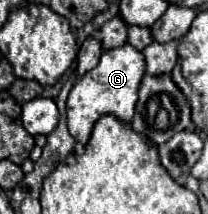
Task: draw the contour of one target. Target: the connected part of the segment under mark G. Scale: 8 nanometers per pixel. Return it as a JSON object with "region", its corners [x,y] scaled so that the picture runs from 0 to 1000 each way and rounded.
{"region":[[[606,196],[567,224],[510,234],[481,271],[481,299],[452,327],[413,336],[337,421],[337,449],[317,477],[337,626],[356,626],[356,645],[375,664],[413,673],[433,626],[442,626],[462,561],[490,533],[548,533],[587,570],[625,570],[625,551],[644,542],[644,495],[663,467],[663,411],[673,411],[692,346],[702,346],[692,252],[673,234],[654,234],[635,206]]]}

